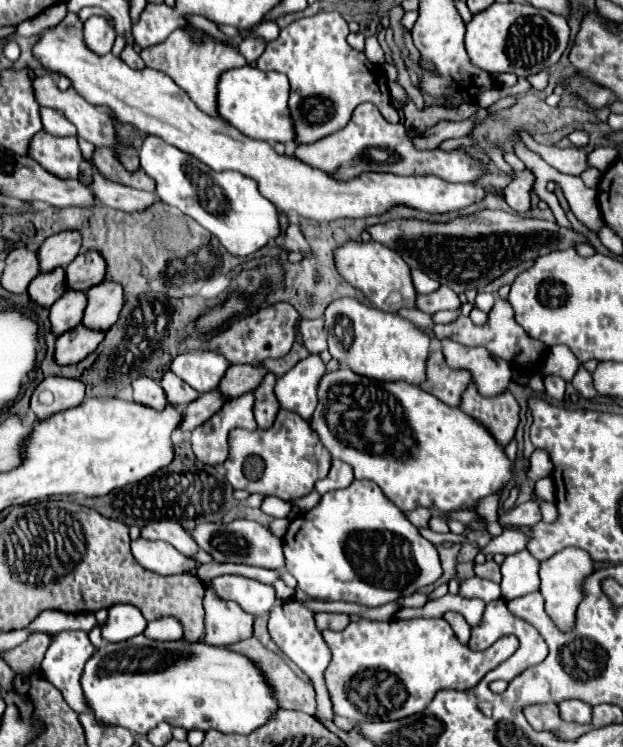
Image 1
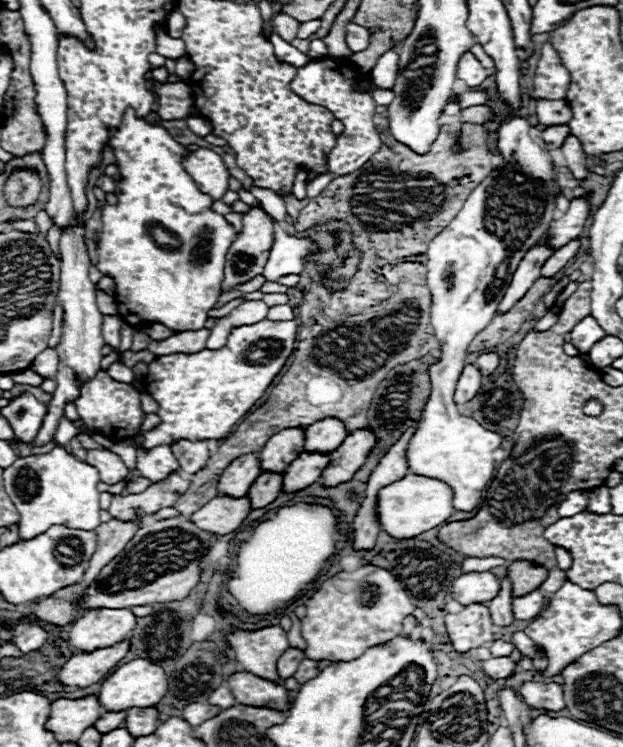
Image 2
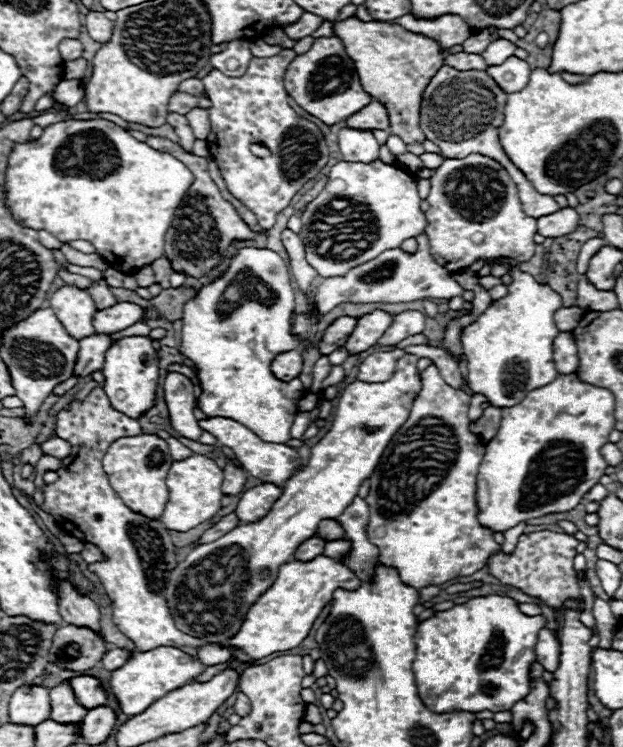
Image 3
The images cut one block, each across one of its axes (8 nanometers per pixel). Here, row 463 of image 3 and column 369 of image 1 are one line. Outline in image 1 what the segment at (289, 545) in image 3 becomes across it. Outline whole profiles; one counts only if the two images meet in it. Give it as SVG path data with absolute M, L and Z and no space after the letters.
M340 298L326 308L324 330L328 334L328 350L342 368L350 368L360 376L380 382L406 380L410 384L422 384L426 380L430 338L424 330L396 314L384 314L382 310L368 308L354 298Z

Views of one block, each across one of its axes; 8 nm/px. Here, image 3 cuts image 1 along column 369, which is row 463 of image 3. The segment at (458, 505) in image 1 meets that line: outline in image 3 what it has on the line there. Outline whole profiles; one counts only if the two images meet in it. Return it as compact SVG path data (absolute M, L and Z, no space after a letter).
M430 364L422 372L422 390L412 404L410 416L386 446L376 470L370 476L370 492L364 498L370 506L366 534L380 552L380 564L394 566L400 580L406 586L416 586L418 590L426 586L440 586L458 576L470 576L486 566L492 552L500 550L500 544L494 542L492 532L478 524L476 476L484 456L484 444L468 430L468 404L470 396L464 390L448 386L438 368Z

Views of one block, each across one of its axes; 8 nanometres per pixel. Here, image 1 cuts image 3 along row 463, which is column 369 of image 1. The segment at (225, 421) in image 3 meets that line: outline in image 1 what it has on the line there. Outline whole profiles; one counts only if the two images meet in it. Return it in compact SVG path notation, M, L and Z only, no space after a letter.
M346 240L338 248L334 248L334 260L340 276L344 276L348 284L358 288L378 310L398 312L400 308L414 308L416 290L412 288L410 268L398 252L392 252L392 248L374 240Z

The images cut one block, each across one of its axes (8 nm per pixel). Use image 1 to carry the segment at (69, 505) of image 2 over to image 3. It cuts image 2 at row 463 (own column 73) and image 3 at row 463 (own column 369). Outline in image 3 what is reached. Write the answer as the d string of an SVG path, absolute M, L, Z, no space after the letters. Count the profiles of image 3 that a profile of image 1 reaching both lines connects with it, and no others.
M194 454L186 460L178 460L172 462L166 484L170 488L170 498L166 504L166 510L162 514L162 522L164 526L168 526L168 530L176 530L176 532L186 532L198 524L202 524L204 520L210 520L222 506L220 506L220 498L224 496L220 486L222 486L222 468L218 468L218 464L202 454Z

